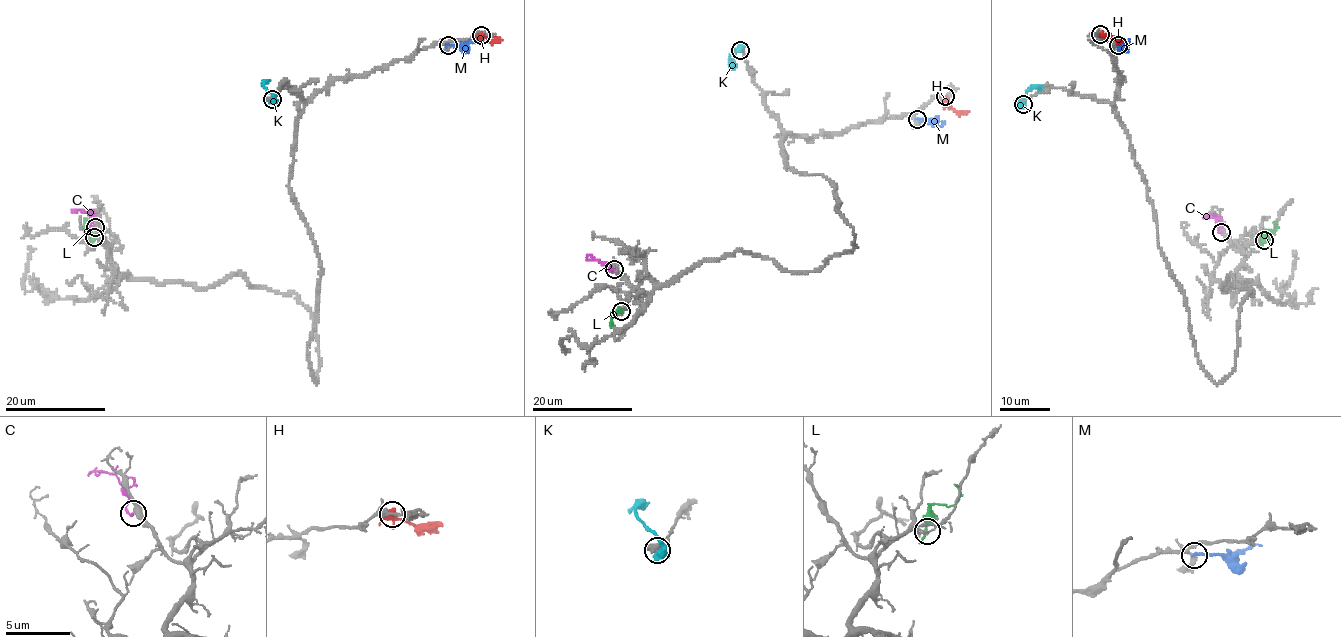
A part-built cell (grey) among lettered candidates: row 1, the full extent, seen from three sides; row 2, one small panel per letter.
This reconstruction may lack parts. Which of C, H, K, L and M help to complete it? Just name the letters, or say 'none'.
none

